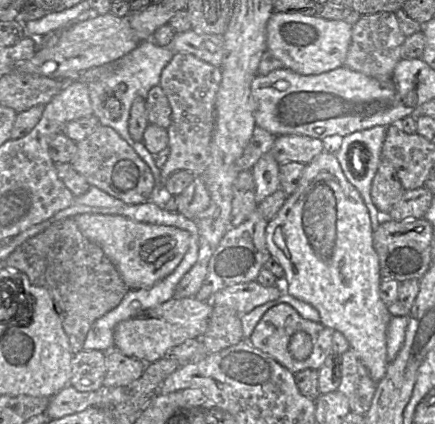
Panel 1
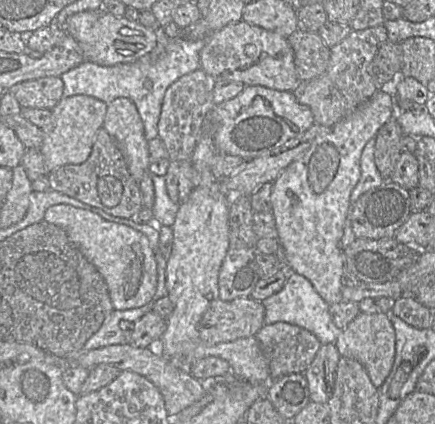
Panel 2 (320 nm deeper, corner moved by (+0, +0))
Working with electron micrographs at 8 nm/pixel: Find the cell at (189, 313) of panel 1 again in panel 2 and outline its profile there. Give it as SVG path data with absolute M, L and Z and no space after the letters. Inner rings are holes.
M251 296L230 301L218 298L209 304L202 315L199 336L206 345L255 336L265 325L264 317L264 305Z

